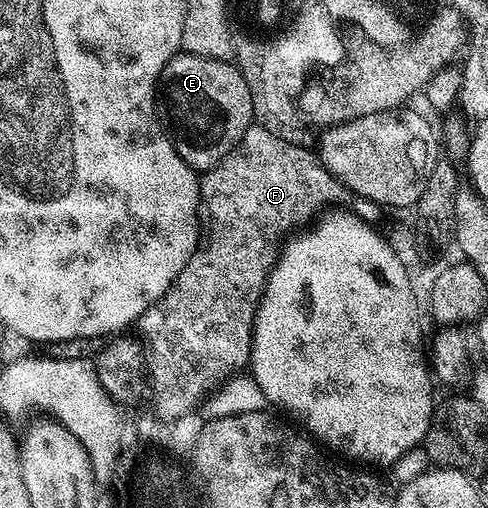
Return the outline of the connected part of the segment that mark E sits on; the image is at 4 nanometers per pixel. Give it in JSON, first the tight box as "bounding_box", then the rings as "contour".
{"bounding_box":[160,51,254,171],"contour":[[[185,51],[164,67],[160,109],[176,151],[195,171],[220,164],[238,146],[254,120],[252,94],[238,67],[229,61],[202,58]]]}

